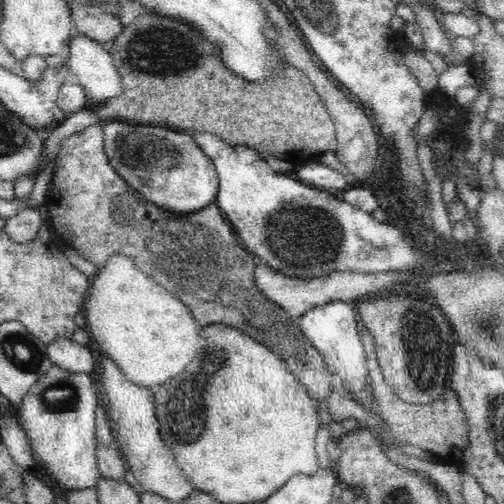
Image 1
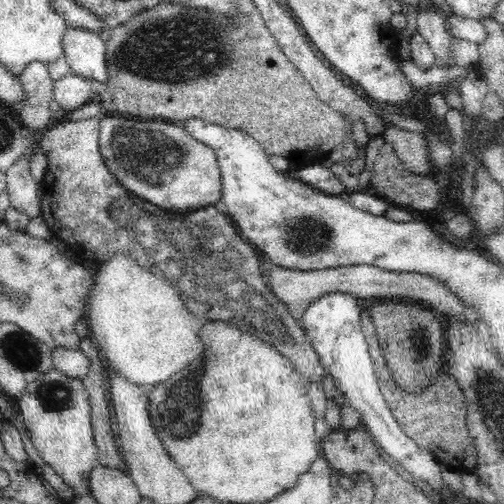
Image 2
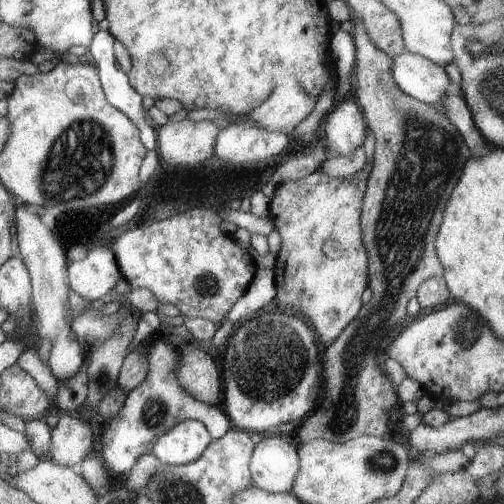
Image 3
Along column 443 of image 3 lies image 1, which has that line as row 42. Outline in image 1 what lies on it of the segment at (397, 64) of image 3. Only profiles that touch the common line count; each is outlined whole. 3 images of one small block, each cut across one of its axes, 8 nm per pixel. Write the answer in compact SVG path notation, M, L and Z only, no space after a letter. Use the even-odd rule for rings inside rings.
M76 38L68 48L68 68L78 76L82 84L88 104L94 108L104 106L104 102L122 96L124 84L122 74L118 72L112 54L106 46Z

